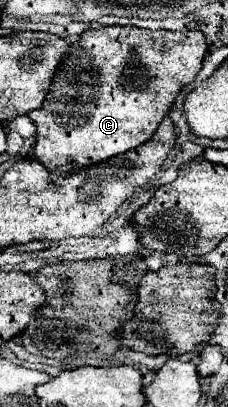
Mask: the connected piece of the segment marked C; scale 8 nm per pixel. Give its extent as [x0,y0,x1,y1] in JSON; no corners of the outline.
[27,26,207,176]

